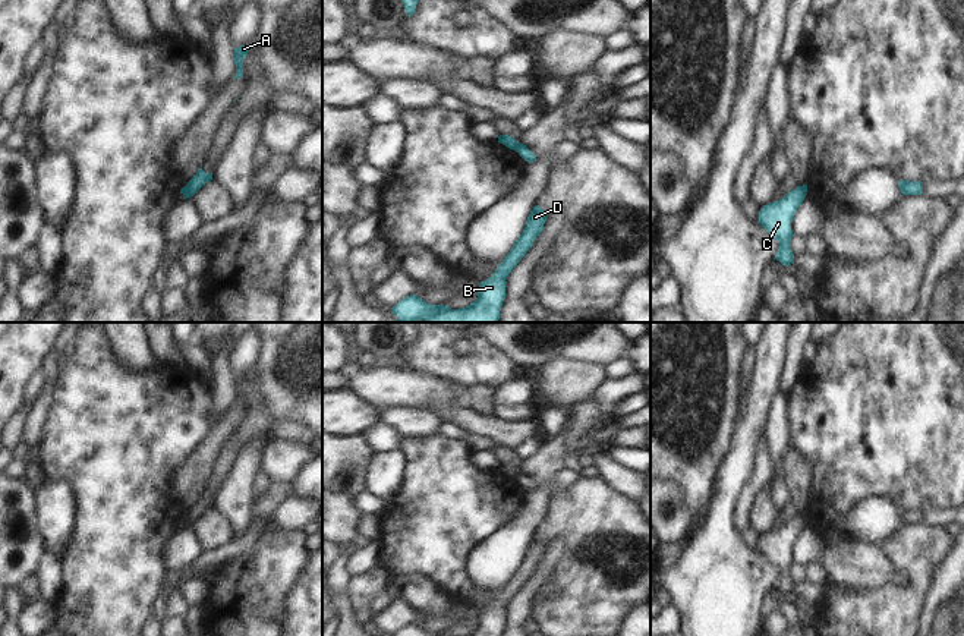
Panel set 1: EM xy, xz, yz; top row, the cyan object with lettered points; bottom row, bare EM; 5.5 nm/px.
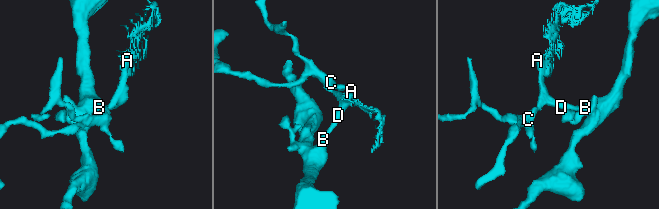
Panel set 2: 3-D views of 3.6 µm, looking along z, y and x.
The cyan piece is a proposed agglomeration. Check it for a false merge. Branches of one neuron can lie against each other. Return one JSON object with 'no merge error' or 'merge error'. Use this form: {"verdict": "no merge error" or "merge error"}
{"verdict": "merge error"}

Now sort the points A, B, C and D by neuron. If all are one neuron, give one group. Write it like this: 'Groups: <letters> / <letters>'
Groups: A B D / C.

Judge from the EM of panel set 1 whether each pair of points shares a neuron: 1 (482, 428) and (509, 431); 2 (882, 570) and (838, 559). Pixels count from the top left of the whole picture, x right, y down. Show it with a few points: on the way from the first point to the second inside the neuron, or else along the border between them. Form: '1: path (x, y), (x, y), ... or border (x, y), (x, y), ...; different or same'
1: path (488, 428), (503, 431); same
2: path (872, 569), (848, 561); same

